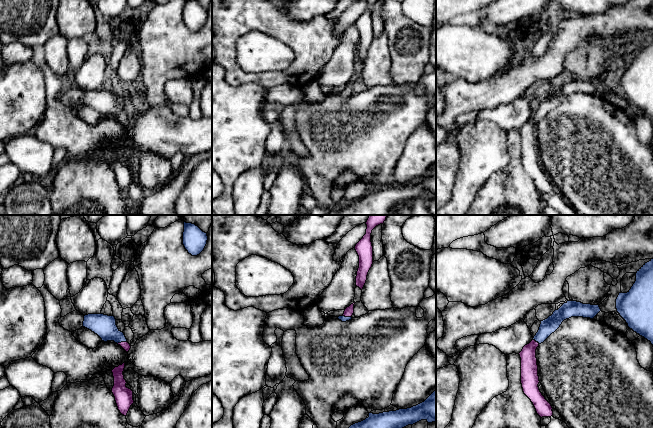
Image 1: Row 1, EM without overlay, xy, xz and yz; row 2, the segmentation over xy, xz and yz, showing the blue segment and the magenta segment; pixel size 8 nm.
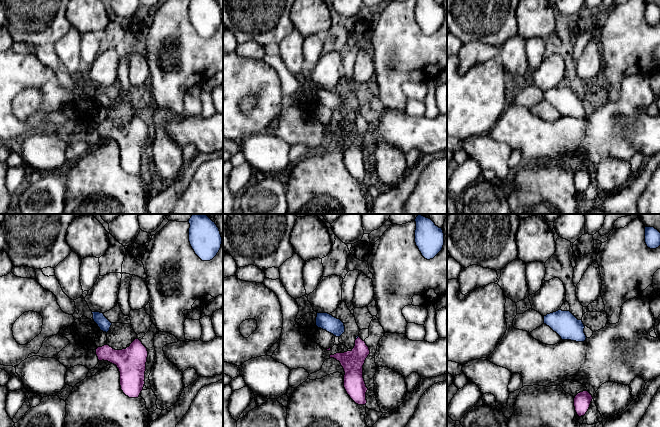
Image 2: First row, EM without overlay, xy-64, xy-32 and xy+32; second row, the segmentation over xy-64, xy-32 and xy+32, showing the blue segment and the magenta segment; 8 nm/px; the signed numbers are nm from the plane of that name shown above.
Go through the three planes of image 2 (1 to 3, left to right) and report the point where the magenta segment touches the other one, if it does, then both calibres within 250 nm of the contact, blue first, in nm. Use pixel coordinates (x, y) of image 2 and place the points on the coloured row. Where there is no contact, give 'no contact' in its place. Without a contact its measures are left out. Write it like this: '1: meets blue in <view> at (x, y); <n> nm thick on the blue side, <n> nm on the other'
1: no contact
2: meets blue in xy-32 at (357, 337); 20 nm thick on the blue side, 180 nm on the other
3: no contact

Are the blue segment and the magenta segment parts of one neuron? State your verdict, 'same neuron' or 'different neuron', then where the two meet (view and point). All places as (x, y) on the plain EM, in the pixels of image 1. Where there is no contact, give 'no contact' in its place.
same neuron; contact xy (121, 117)

